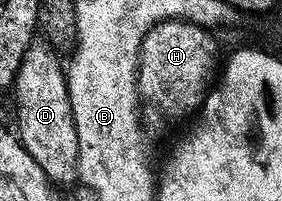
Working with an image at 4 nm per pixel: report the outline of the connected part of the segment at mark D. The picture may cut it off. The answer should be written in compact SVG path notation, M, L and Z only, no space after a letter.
M43 42L28 47L16 72L16 125L20 145L34 158L42 174L53 185L76 184L78 170L78 130L70 106L68 77L61 57Z

